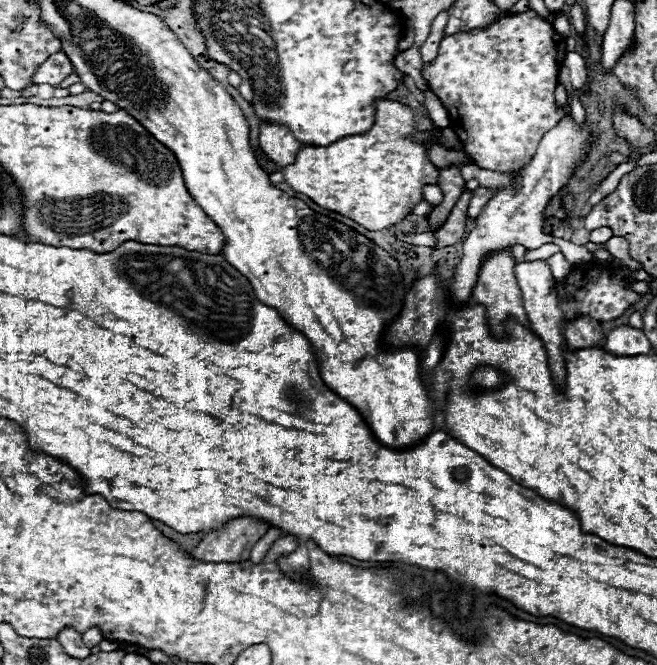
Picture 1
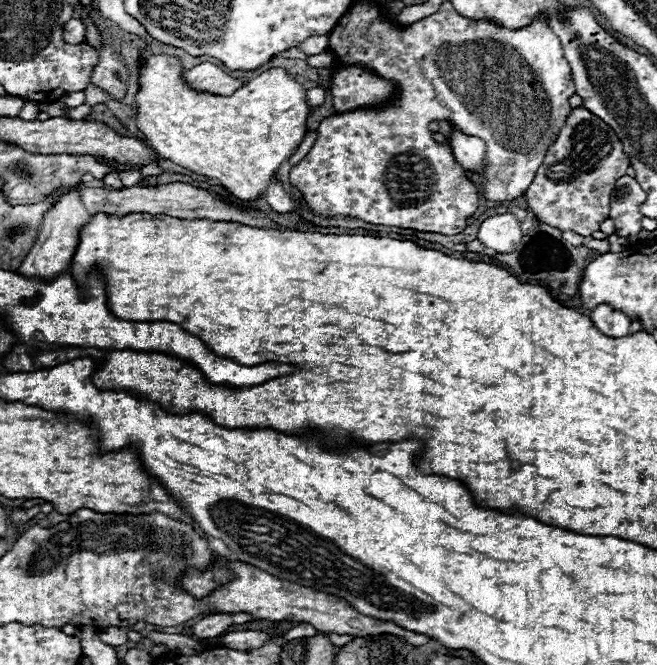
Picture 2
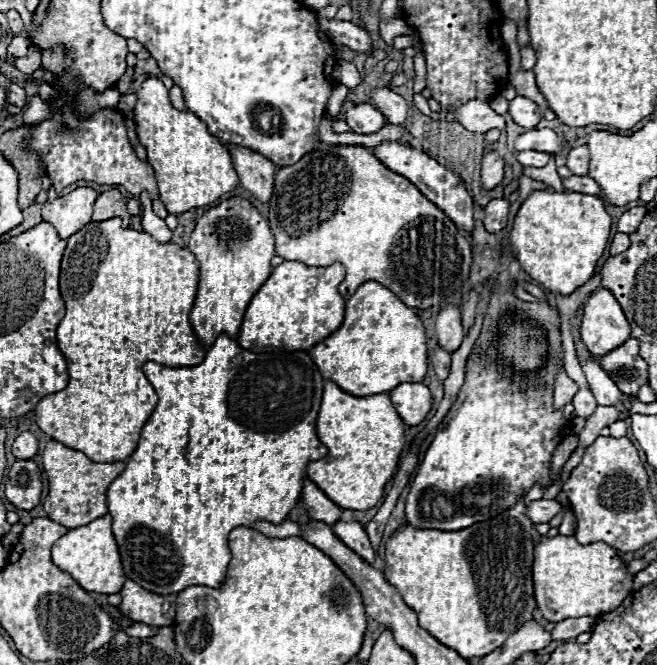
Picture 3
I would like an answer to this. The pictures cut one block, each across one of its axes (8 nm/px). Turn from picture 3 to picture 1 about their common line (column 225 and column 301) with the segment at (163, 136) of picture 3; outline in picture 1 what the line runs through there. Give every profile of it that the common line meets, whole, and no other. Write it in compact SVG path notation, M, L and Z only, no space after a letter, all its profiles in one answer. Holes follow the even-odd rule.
M376 100L374 108L376 108L376 116L368 132L340 138L332 142L330 146L304 144L300 152L296 154L294 164L284 166L282 174L284 174L286 184L294 192L308 196L320 208L342 214L368 230L384 230L408 216L410 208L422 200L422 186L436 184L438 170L428 160L426 146L410 140L412 132L416 130L414 130L414 114L408 106L400 102L392 102L392 100Z

